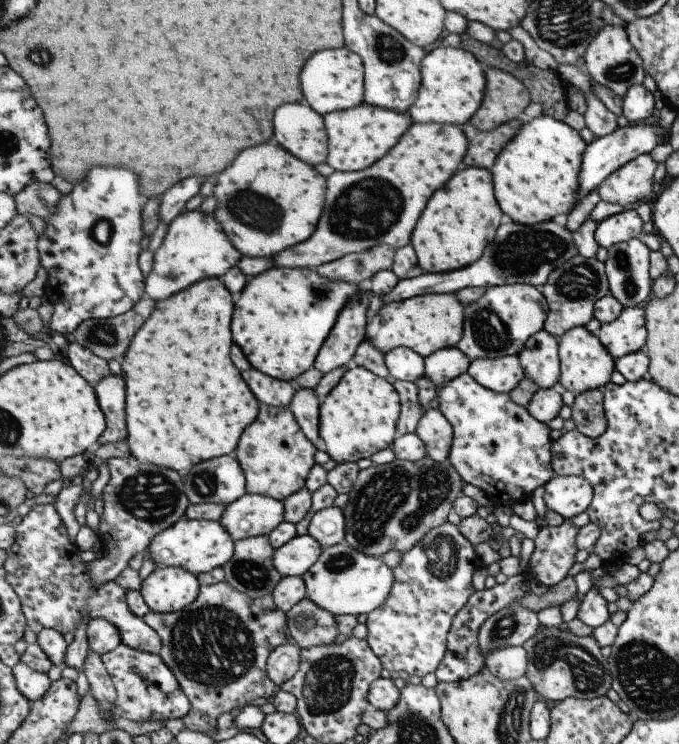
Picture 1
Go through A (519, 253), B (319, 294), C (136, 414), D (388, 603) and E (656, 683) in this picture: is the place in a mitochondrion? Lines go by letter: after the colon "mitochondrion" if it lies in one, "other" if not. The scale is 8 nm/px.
A: mitochondrion
B: mitochondrion
C: other
D: other
E: mitochondrion

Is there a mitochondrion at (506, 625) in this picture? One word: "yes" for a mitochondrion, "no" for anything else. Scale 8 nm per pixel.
yes

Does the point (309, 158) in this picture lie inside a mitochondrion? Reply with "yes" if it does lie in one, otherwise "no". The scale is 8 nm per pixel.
no

